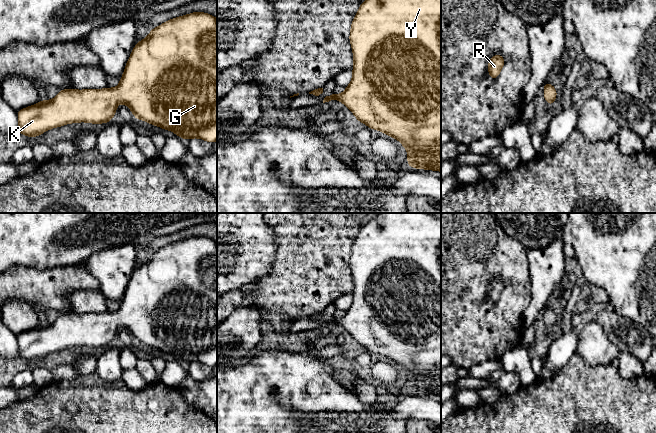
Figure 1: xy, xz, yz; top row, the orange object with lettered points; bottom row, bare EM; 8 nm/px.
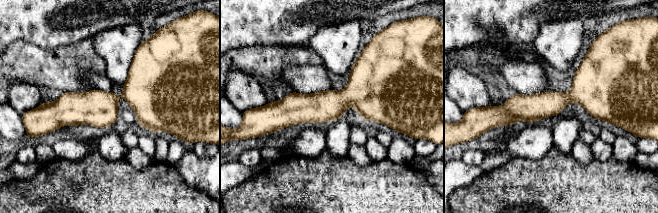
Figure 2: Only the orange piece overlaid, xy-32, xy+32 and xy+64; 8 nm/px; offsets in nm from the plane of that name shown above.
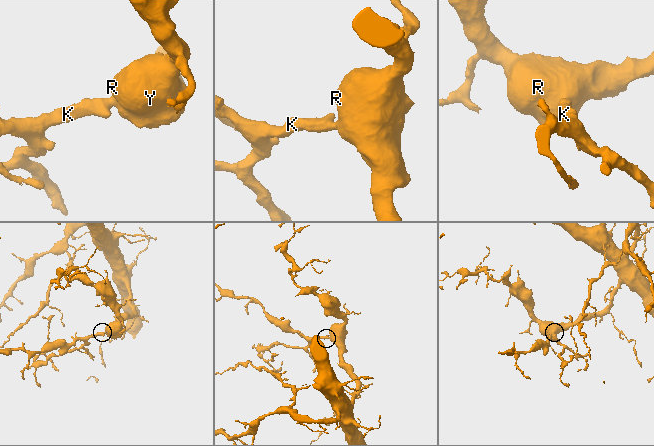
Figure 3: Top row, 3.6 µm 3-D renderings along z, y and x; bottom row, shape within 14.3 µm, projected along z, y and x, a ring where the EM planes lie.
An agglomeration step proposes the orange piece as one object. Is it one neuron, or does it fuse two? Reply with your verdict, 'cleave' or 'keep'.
keep

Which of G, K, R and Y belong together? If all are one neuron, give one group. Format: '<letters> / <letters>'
G K R Y

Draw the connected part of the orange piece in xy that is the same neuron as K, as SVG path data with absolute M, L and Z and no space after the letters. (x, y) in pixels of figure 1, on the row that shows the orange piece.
M192 12L184 16L170 19L158 27L152 28L149 35L134 46L117 87L107 87L104 89L91 88L84 90L76 90L74 88L61 89L53 100L43 99L39 103L16 111L18 116L18 134L26 135L32 139L52 128L57 128L70 123L86 122L92 124L107 124L116 115L116 108L121 102L132 111L135 120L144 120L151 125L159 126L164 130L170 130L185 141L192 138L200 138L207 142L215 143L217 141L217 18L205 12Z

